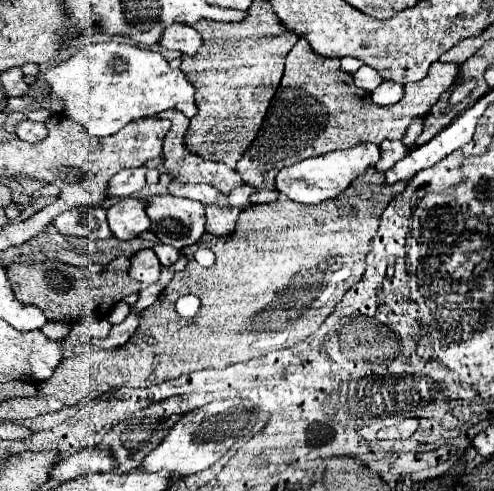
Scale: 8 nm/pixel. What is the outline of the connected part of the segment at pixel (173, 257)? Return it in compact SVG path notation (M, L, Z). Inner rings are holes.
M154 244L154 252L156 252L160 264L166 266L166 268L172 266L172 264L176 264L178 258L180 258L180 252L176 248L168 246L168 244Z

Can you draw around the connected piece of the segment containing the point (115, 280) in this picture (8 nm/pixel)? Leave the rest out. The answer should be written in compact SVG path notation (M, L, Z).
M116 258L108 264L70 266L64 262L40 262L40 264L12 264L6 268L16 300L22 304L38 306L48 320L74 324L80 318L96 316L106 318L116 302L128 294L140 292L140 282L128 276L128 258Z

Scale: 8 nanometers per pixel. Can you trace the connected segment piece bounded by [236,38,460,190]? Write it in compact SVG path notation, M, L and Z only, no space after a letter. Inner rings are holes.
M298 38L286 56L286 72L268 108L264 128L236 164L236 172L254 188L274 190L276 172L304 158L350 148L360 142L382 144L384 140L400 140L408 124L416 116L426 116L438 98L450 90L458 70L458 64L436 62L424 80L404 86L400 102L378 106L370 100L368 92L354 86L352 76L340 68L340 58L316 56L308 48L308 40Z

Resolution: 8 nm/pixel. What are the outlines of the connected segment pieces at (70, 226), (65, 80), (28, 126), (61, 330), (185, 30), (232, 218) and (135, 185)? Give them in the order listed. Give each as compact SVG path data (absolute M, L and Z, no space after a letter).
M72 208L62 212L56 220L54 226L58 232L64 232L68 236L82 236L82 238L96 238L104 240L112 236L112 230L106 222L106 212L104 208Z
M93 34L68 40L64 46L69 47L62 48L52 64L38 66L50 84L50 94L62 102L64 116L80 122L94 136L110 136L132 120L154 116L168 108L180 110L188 118L196 114L194 86L182 70L172 70L160 52L118 41L91 43L87 35Z
M22 120L18 126L16 126L16 136L20 140L26 140L26 142L42 142L46 136L48 136L48 130L46 130L46 124L44 122L32 122L32 120Z
M46 322L46 326L42 328L42 334L48 340L62 340L62 338L66 338L68 332L70 332L70 326L64 326L58 322Z
M170 24L170 28L164 28L158 44L168 48L168 50L180 50L184 54L196 54L196 50L202 46L202 38L188 24Z
M206 212L206 232L210 234L216 234L216 236L224 236L224 234L230 234L234 230L234 222L236 222L236 216L240 212Z
M146 166L140 168L130 168L130 170L122 170L120 174L116 174L110 184L108 184L108 192L110 196L118 196L118 198L126 198L132 192L138 192L146 186Z

